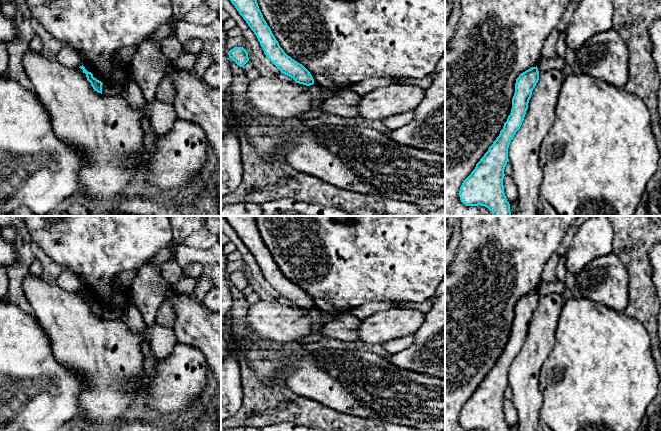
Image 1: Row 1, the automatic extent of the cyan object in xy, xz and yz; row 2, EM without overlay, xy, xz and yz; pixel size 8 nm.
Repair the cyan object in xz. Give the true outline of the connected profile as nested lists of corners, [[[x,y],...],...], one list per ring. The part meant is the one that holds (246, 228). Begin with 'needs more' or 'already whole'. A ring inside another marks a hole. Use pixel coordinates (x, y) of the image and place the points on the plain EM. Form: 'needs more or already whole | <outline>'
already whole | [[[224,216],[239,238],[256,259],[266,281],[296,307],[310,310],[314,303],[300,287],[288,280],[280,271],[259,233],[255,216]]]

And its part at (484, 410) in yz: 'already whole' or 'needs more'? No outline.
already whole

